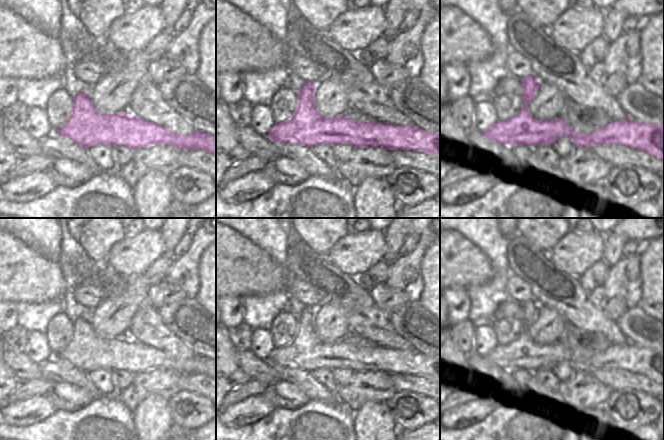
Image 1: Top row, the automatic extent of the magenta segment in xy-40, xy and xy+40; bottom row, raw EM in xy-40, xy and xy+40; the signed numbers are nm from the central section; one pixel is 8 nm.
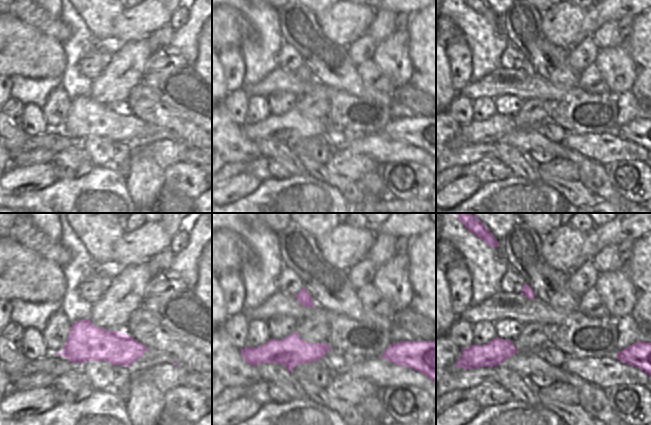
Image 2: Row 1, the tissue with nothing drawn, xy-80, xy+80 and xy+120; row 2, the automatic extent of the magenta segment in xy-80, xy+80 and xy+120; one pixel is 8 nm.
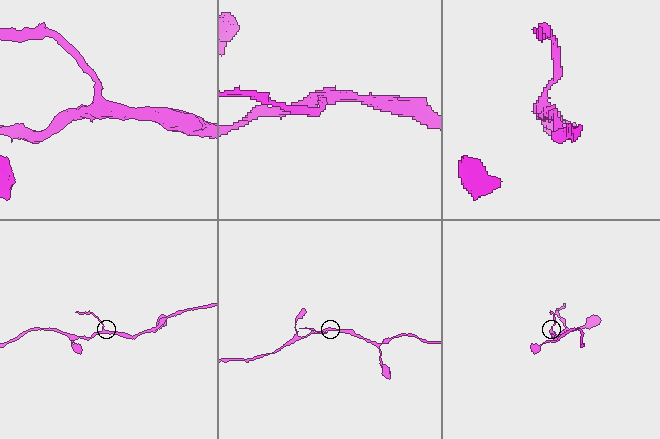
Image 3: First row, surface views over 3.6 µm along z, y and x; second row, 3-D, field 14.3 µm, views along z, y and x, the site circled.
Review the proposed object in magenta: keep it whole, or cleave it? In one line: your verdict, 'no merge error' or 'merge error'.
merge error

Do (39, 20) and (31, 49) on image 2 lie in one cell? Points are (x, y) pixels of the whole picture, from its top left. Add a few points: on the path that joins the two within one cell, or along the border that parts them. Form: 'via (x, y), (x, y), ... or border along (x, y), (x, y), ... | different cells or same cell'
border along (16, 17), (31, 24), (57, 41) | different cells

